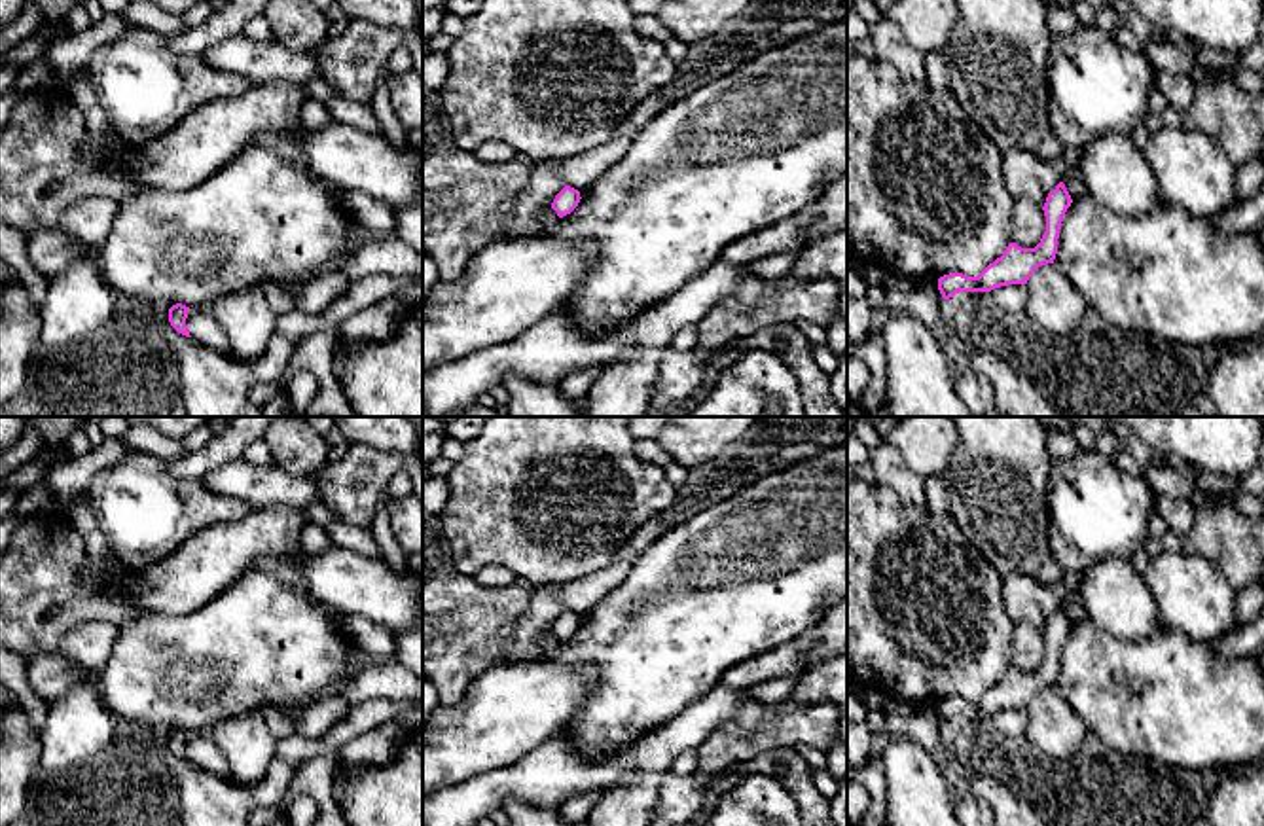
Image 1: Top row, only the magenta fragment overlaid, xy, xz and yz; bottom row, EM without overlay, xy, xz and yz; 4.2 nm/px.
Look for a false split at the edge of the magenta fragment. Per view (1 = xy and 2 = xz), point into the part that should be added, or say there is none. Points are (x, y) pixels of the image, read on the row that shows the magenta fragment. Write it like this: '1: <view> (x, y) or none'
1: none
2: none

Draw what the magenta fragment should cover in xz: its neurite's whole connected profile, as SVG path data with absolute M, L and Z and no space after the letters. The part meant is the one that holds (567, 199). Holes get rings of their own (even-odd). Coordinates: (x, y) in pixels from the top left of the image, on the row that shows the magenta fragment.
M565 186L553 199L551 208L557 212L559 218L570 214L580 203L580 191Z

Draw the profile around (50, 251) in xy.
M55 227L30 235L27 239L27 250L30 263L45 278L51 278L78 260L97 258L97 252L78 244Z

